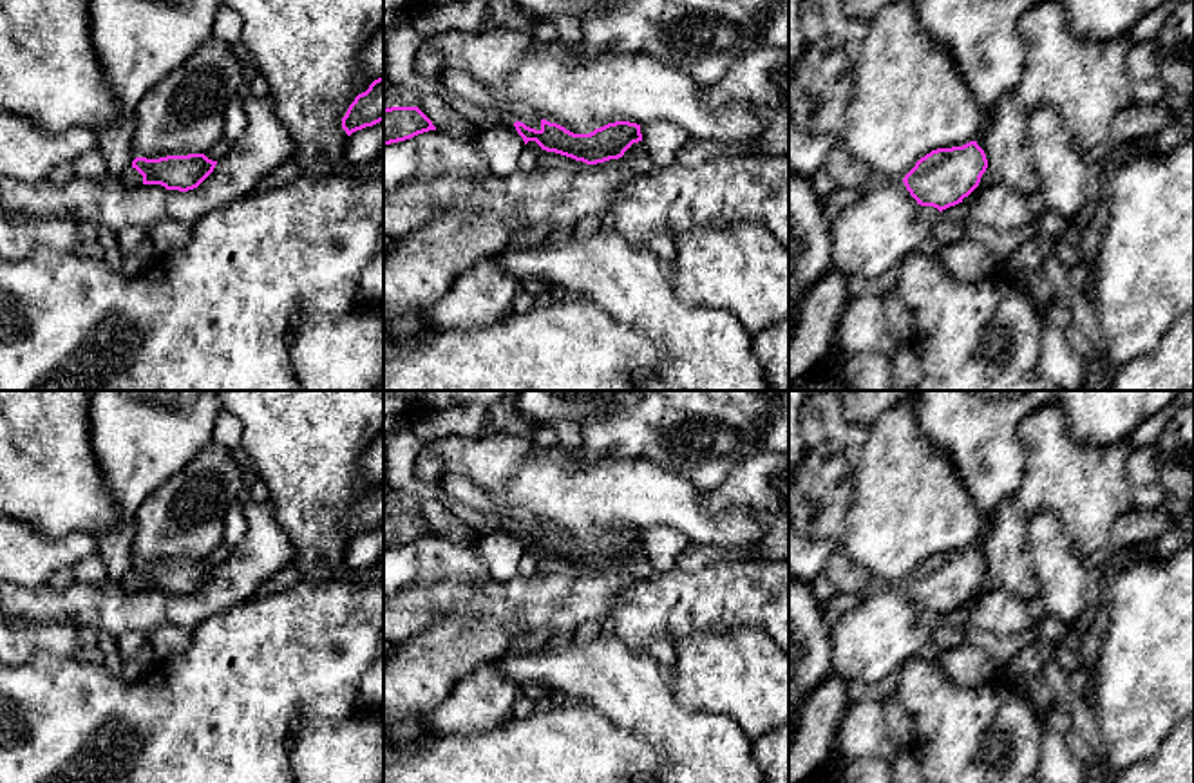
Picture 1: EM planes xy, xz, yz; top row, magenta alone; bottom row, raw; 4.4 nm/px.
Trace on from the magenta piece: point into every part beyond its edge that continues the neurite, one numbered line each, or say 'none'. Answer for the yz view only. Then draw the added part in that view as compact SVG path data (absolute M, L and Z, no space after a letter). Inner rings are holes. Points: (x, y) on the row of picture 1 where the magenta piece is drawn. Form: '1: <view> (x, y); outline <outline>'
none

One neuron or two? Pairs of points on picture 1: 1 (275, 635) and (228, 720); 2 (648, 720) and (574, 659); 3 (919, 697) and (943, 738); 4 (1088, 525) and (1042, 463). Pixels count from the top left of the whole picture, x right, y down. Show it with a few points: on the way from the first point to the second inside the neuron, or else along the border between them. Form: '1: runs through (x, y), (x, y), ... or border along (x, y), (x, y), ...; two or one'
1: runs through (266, 657), (228, 698); one
2: runs through (630, 702), (601, 673), (592, 673); one
3: runs through (930, 707), (943, 720), (943, 727); one
4: runs through (1088, 510), (1057, 478); one

